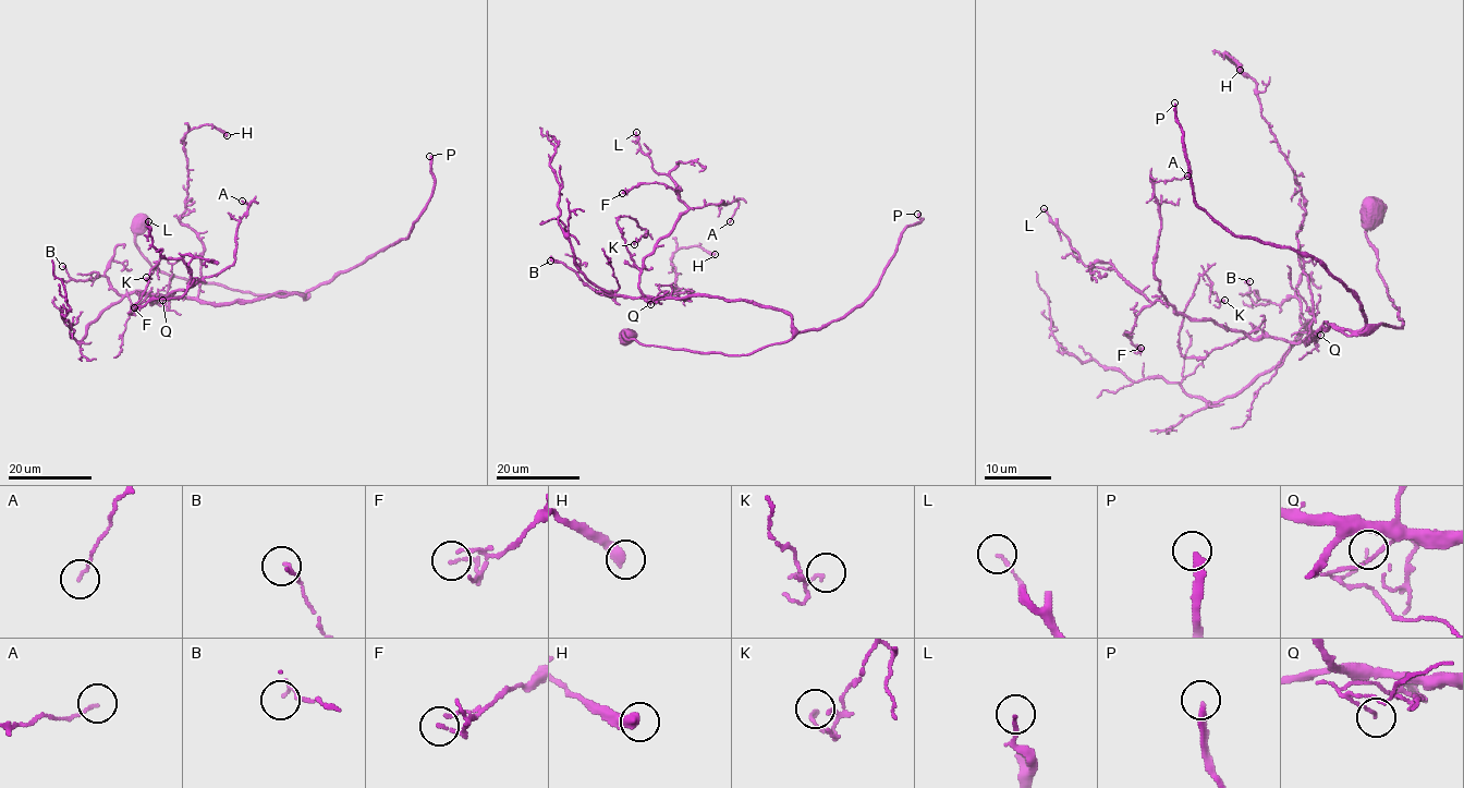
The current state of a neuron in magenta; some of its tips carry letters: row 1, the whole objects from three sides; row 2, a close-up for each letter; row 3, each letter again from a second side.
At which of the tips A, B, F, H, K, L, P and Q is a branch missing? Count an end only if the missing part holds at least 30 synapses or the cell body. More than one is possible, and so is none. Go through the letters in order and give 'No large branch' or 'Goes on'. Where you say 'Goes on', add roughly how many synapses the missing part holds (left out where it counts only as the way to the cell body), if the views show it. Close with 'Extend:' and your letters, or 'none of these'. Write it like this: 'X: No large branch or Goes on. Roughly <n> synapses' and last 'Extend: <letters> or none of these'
A: No large branch
B: No large branch
F: No large branch
H: No large branch
K: No large branch
L: No large branch
P: Goes on. Roughly 190 synapses
Q: No large branch
Extend: P

